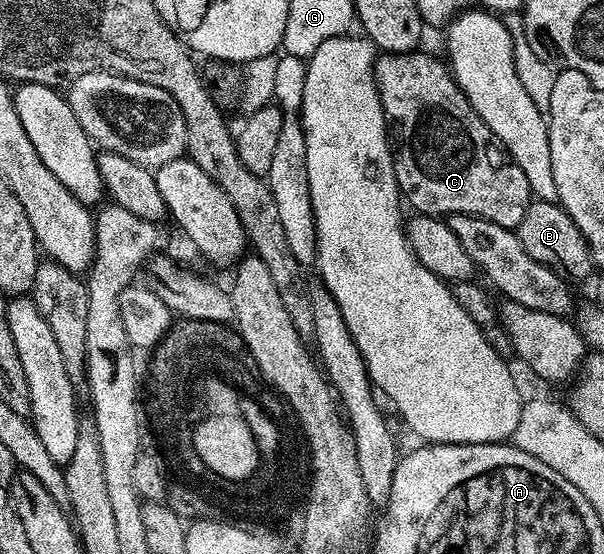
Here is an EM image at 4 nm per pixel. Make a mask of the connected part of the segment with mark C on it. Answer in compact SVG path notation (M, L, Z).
M418 49L407 55L385 53L373 65L377 92L391 132L393 168L402 196L407 200L408 206L410 203L414 207L414 212L423 215L474 215L495 221L495 225L517 228L531 202L529 182L523 169L513 163L491 129L487 129L483 117L475 113L471 101L467 101L463 89L459 89L446 60L424 55L423 52L424 50Z

